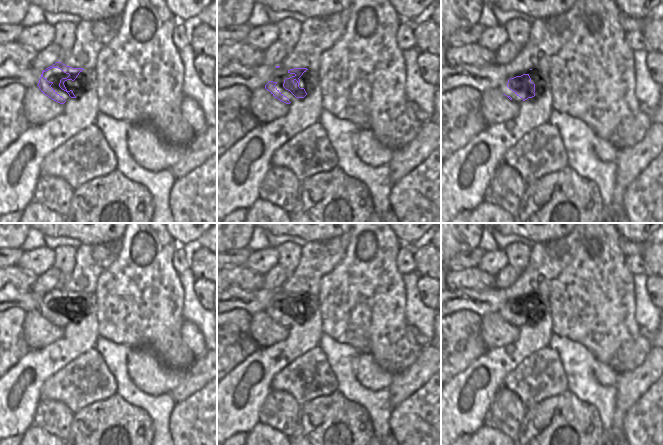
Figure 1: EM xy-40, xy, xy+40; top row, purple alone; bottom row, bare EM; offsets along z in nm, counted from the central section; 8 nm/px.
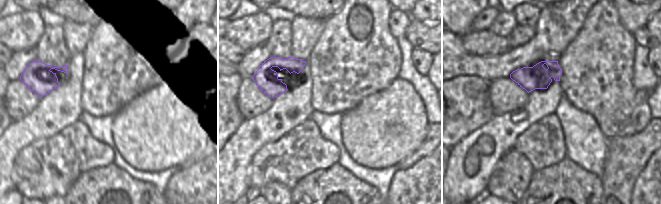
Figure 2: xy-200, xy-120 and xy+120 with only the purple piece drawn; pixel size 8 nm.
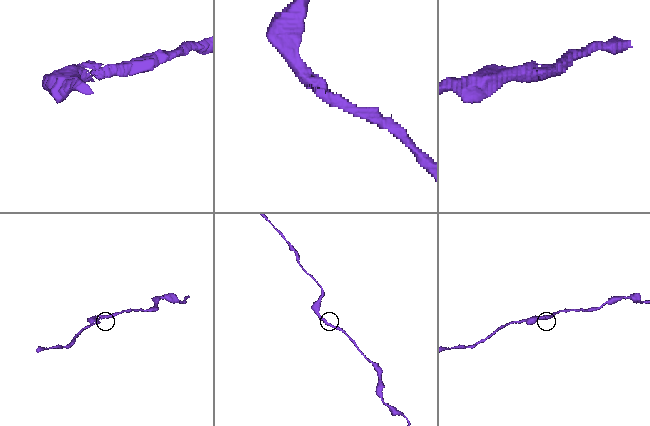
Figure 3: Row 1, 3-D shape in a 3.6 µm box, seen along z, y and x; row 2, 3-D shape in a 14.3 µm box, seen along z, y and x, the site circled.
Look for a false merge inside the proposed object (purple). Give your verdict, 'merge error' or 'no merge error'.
no merge error

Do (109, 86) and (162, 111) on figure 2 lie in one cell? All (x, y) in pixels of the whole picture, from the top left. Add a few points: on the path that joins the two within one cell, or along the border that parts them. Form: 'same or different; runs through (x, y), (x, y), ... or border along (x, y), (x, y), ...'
different; border along (154, 84), (132, 98), (116, 112)

